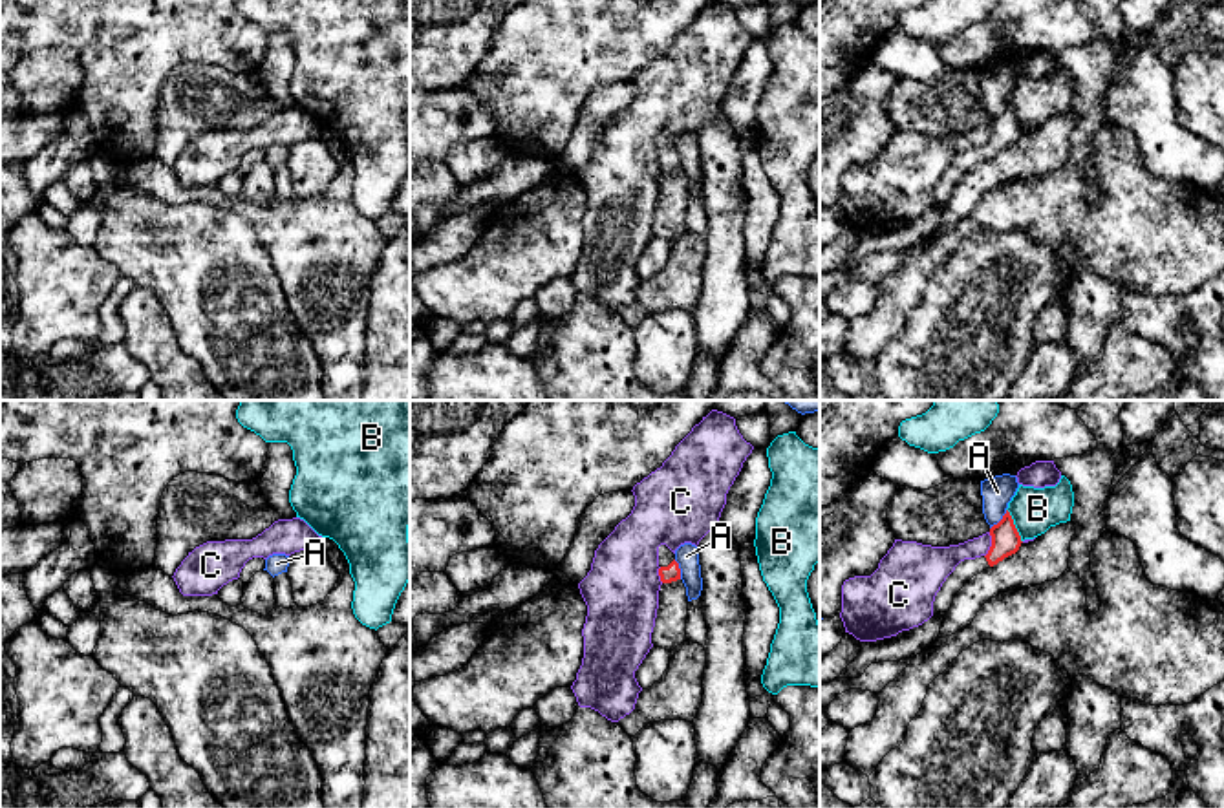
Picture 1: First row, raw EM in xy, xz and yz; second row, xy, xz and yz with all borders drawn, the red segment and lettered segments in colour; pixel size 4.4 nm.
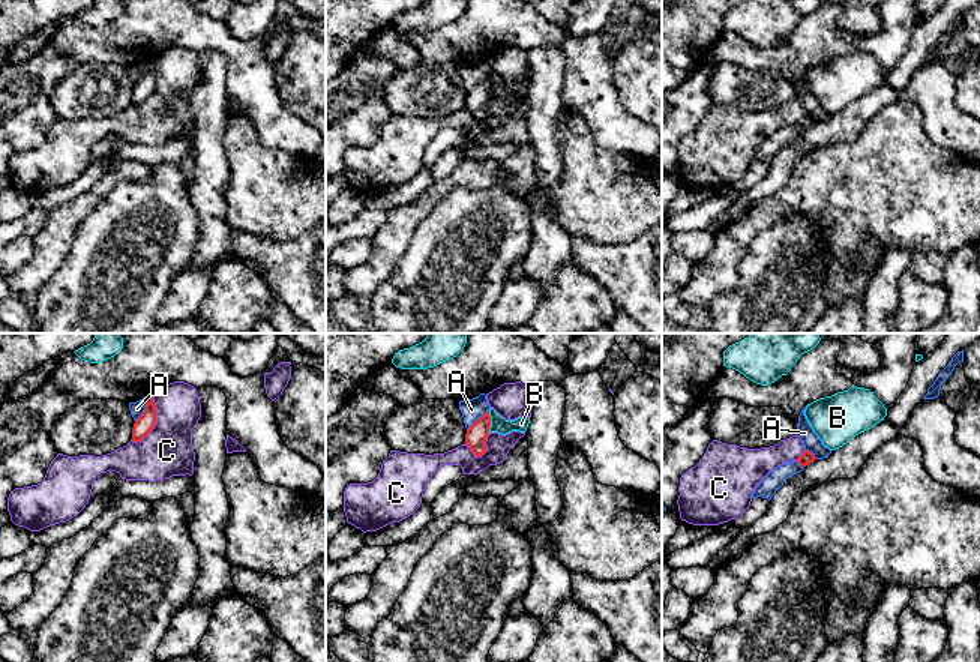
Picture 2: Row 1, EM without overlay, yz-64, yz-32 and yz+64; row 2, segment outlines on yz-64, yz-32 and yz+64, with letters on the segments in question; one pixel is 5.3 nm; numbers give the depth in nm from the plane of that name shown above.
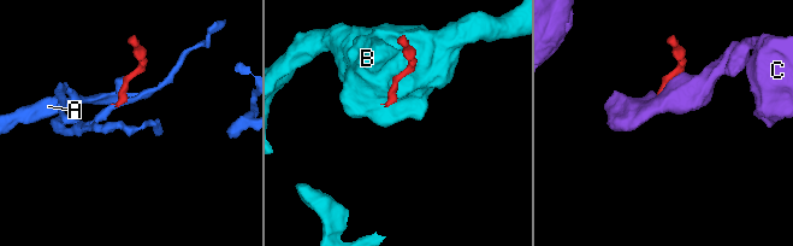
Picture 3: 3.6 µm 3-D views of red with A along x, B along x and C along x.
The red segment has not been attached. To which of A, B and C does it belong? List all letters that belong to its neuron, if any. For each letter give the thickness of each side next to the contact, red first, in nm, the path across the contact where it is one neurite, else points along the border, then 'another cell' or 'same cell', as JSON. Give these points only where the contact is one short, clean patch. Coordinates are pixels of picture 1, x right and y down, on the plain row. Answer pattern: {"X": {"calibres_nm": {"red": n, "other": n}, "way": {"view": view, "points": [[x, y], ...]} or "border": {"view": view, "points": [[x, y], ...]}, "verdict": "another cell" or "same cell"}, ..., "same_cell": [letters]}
{"A": {"calibres_nm": {"red": 130, "other": 140}, "border": {"view": "yz", "points": [[1007, 101], [990, 119]]}, "verdict": "another cell"}, "B": {"calibres_nm": {"red": 130, "other": 200}, "border": {"view": "yz", "points": [[1007, 99], [1021, 132]]}, "verdict": "another cell"}, "C": {"calibres_nm": {"red": 130, "other": 140}, "verdict": "another cell"}, "same_cell": []}

